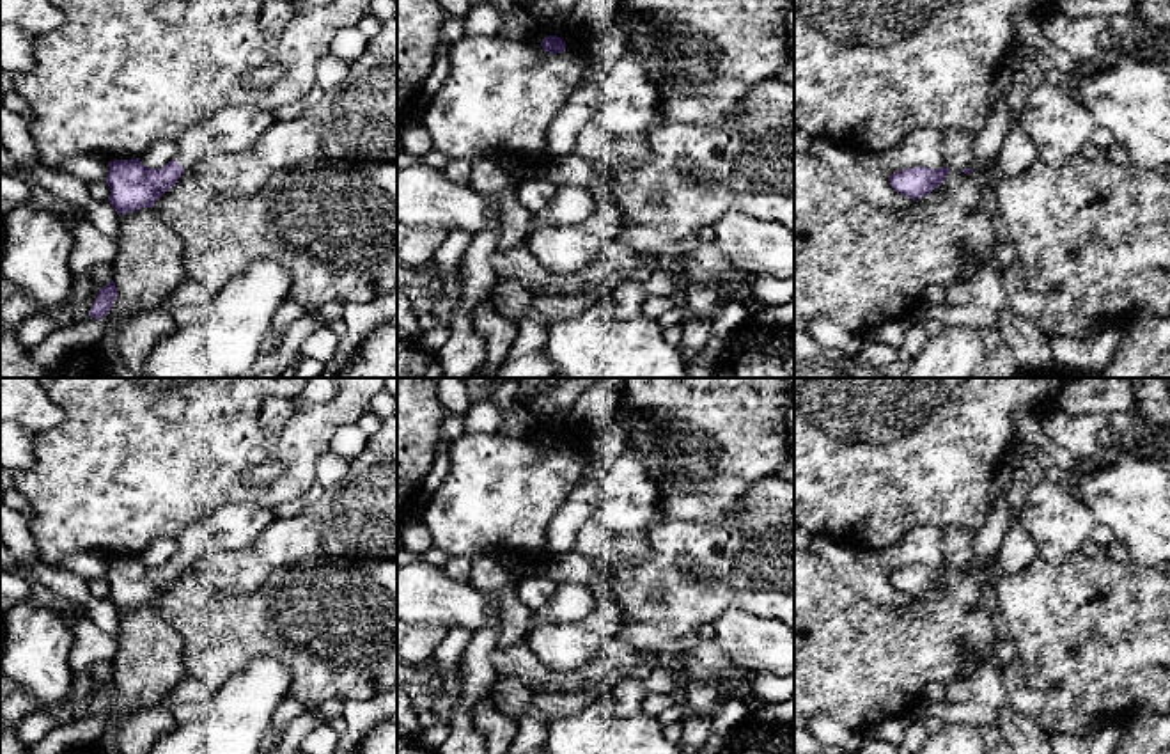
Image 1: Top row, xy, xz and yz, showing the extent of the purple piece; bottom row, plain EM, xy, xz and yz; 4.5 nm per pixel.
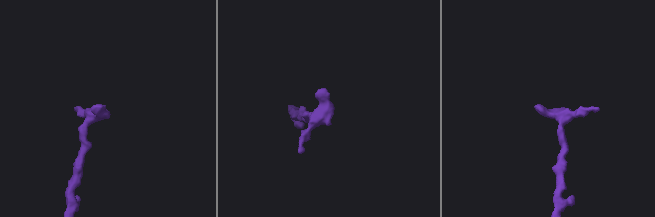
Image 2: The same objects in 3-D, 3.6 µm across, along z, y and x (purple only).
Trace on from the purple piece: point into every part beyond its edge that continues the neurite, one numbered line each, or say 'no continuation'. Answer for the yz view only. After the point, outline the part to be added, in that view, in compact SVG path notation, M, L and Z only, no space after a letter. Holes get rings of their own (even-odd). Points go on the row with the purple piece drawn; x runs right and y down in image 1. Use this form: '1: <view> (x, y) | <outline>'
1: yz (958, 148) | M947 131L943 138L945 167L964 170L973 167L973 137L963 131Z

